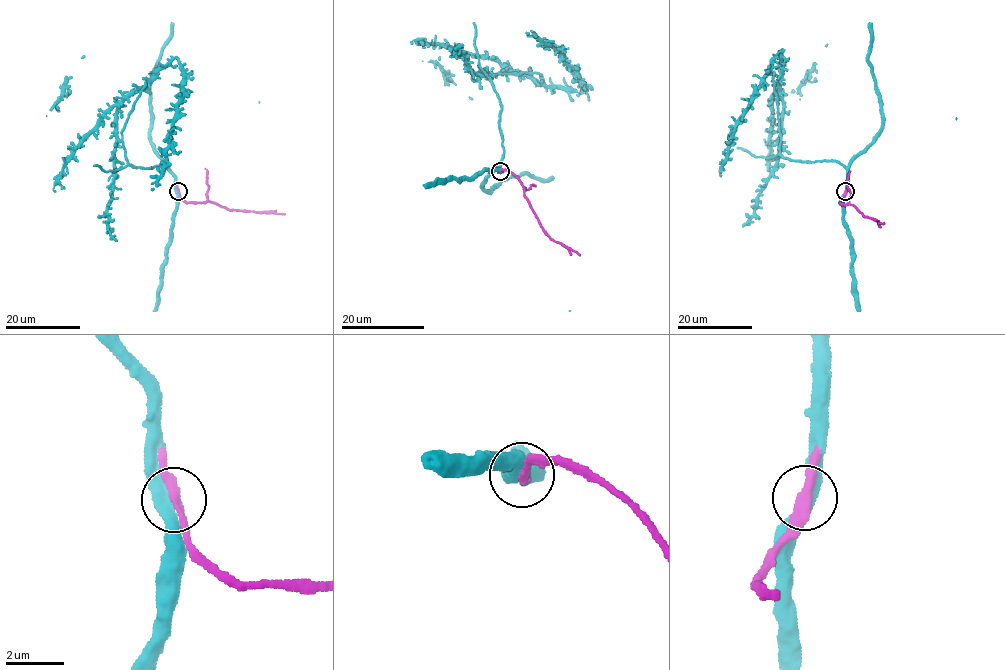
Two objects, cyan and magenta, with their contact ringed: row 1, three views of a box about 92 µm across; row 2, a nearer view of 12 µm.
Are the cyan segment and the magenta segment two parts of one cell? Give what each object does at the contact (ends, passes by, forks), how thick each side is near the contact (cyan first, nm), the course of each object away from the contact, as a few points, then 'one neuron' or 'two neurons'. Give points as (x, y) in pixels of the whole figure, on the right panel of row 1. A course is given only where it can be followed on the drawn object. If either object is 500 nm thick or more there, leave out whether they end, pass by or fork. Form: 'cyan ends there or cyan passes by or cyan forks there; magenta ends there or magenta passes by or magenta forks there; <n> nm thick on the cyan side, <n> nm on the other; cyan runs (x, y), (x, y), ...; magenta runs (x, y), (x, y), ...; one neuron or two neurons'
cyan passes by; magenta passes by; 440 nm thick on the cyan side, 300 nm on the other; cyan runs (845, 191), (841, 164), (790, 160), (780, 152), (781, 51), (735, 127), (721, 176); magenta runs (845, 191), (839, 203), (854, 205), (880, 226); one neuron

